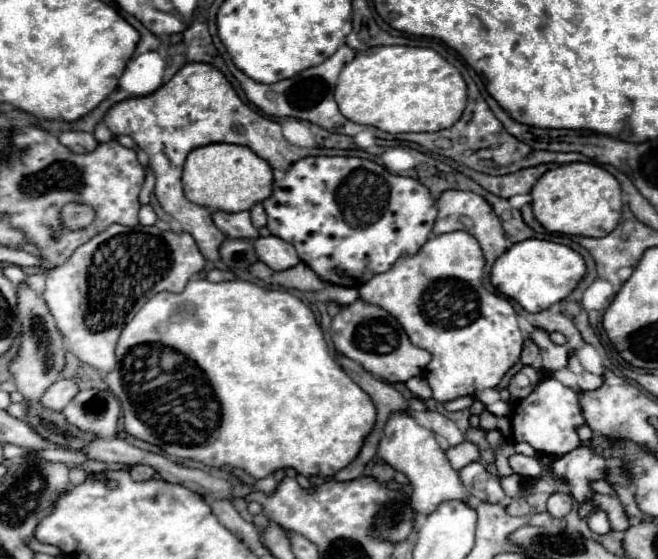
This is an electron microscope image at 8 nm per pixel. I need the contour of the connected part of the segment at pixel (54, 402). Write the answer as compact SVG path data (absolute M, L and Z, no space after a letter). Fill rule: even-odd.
M58 379L56 383L52 383L46 393L42 395L40 403L42 407L54 411L54 413L62 413L64 407L74 399L74 395L78 393L78 387L74 381L68 379Z

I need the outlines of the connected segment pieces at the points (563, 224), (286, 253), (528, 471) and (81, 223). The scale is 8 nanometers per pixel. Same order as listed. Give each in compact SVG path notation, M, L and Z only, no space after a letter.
M566 163L546 171L532 189L532 211L538 223L552 233L606 237L622 215L622 191L612 173L594 163Z
M274 235L258 237L254 241L254 249L256 249L258 261L266 263L272 271L286 271L300 263L300 257L298 257L294 245L282 241L280 237L274 237Z
M520 453L510 455L510 467L514 469L514 473L522 475L522 477L538 477L542 473L542 465L536 457L526 457Z
M66 205L66 209L62 209L62 219L66 227L78 229L86 227L94 219L94 211L86 205Z

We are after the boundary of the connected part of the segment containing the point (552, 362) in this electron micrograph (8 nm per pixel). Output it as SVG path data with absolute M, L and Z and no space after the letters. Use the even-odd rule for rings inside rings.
M536 329L530 339L538 345L540 355L542 355L542 367L550 373L562 371L568 367L568 359L570 359L570 351L564 345L556 345L546 337L546 331Z

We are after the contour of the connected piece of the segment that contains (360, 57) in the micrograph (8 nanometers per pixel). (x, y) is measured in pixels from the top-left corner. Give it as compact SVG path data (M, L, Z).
M370 47L358 53L340 73L336 83L336 103L340 113L360 125L372 125L386 133L422 133L422 131L442 131L448 129L462 117L466 107L466 83L460 71L428 47Z

